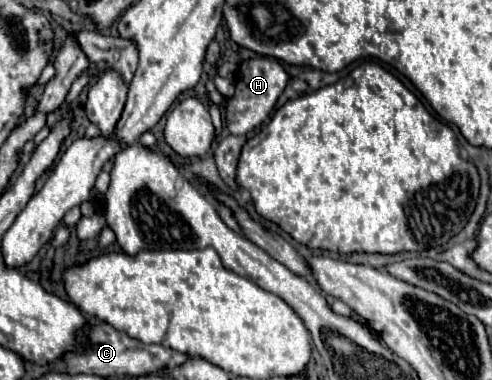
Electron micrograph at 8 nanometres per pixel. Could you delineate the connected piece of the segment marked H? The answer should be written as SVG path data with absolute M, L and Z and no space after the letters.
M254 57L254 59L242 61L238 79L236 79L236 93L224 105L228 131L232 135L244 135L244 133L252 131L254 127L258 127L272 113L286 83L288 83L288 73L280 61L276 61L272 57Z

